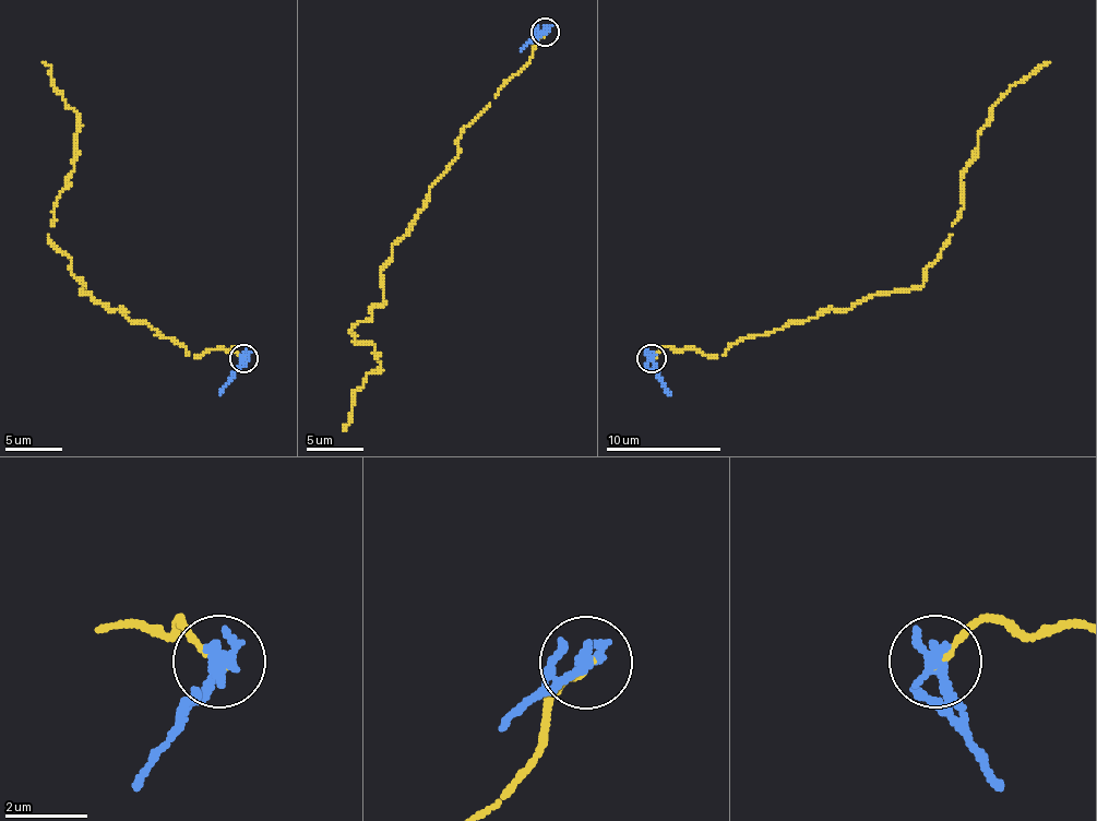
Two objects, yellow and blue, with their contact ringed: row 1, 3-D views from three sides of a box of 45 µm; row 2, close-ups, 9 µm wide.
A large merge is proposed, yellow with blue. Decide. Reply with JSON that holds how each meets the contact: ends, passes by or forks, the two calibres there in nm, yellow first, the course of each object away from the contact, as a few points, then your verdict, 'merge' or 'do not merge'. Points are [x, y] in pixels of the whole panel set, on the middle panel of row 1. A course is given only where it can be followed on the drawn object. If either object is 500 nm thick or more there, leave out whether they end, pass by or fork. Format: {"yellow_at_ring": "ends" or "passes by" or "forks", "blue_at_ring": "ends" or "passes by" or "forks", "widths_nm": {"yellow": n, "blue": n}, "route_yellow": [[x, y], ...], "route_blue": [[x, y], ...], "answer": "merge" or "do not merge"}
{"yellow_at_ring": "ends", "blue_at_ring": "ends", "widths_nm": {"yellow": 130, "blue": 400}, "route_yellow": [[544, 34], [463, 129], [392, 247], [383, 298], [348, 332], [374, 347], [378, 370], [343, 430]], "route_blue": [[544, 31], [521, 51]], "answer": "do not merge"}

